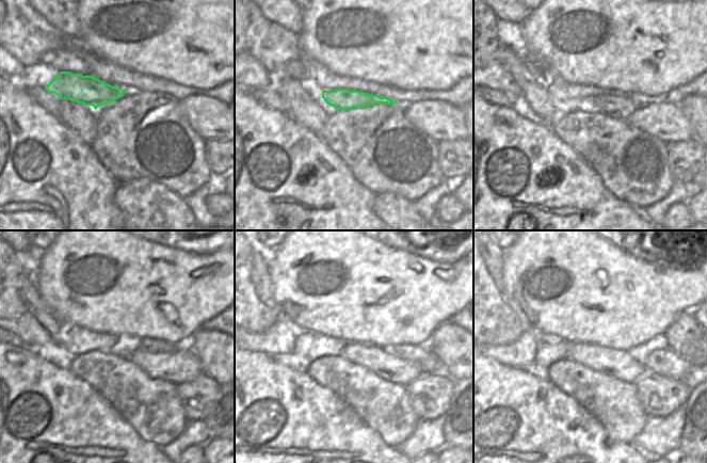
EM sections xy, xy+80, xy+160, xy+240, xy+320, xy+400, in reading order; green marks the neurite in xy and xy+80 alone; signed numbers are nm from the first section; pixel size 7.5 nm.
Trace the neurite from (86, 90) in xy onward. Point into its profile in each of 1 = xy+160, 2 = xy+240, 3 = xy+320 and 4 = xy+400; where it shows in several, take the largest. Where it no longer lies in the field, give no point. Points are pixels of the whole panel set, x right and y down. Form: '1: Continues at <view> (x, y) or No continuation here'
1: Continues at xy+160 (613, 106)
2: Continues at xy+240 (150, 345)
3: Continues at xy+320 (413, 353)
4: Continues at xy+400 (664, 362).

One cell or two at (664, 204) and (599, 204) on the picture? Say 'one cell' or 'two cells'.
two cells

